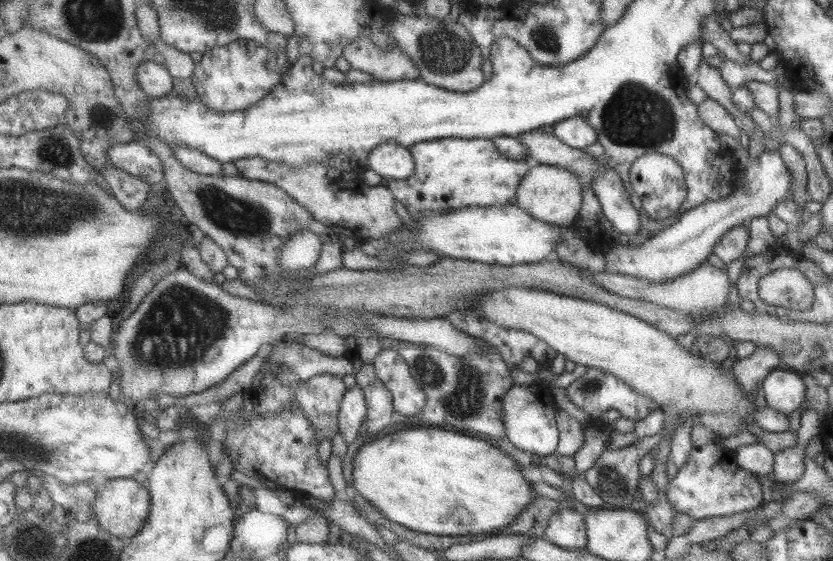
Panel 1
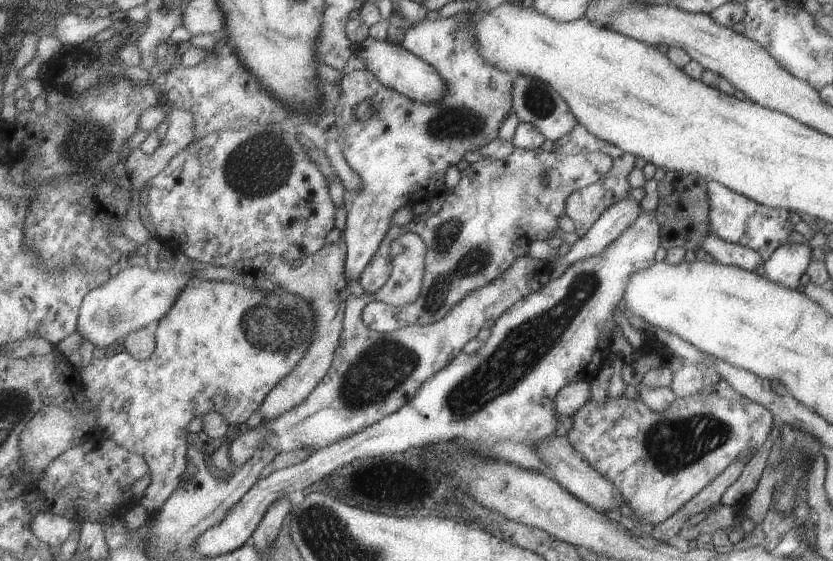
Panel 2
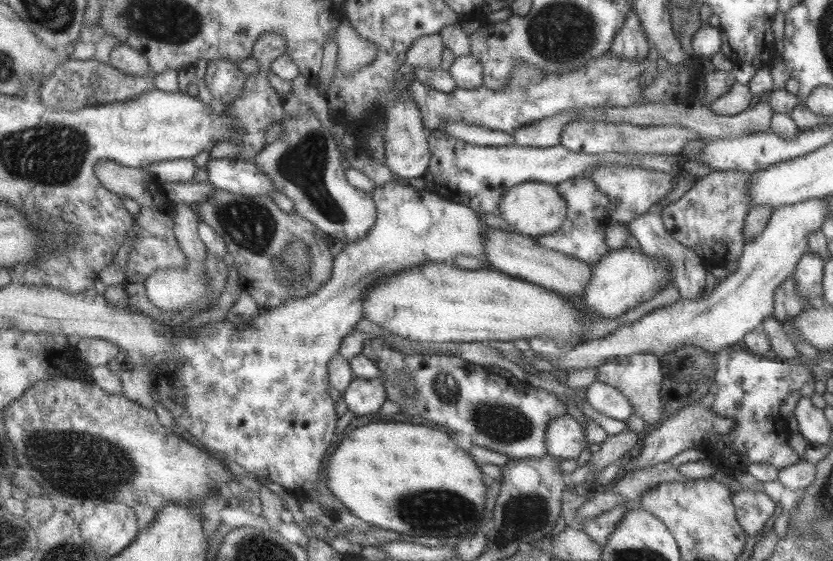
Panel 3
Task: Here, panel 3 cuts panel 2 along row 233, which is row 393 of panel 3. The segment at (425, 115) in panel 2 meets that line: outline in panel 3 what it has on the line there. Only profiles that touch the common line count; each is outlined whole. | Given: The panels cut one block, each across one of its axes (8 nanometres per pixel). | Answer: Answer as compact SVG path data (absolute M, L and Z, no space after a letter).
M355 378L350 388L343 393L343 398L353 413L365 416L383 408L387 402L387 391L378 380Z

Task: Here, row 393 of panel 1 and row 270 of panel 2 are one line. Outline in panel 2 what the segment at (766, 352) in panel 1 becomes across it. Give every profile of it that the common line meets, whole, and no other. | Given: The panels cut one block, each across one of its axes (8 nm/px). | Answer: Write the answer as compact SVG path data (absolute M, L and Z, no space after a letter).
M713 233L707 234L698 246L721 265L734 265L745 271L754 271L757 269L757 266L763 264L756 251L740 245L727 243Z

